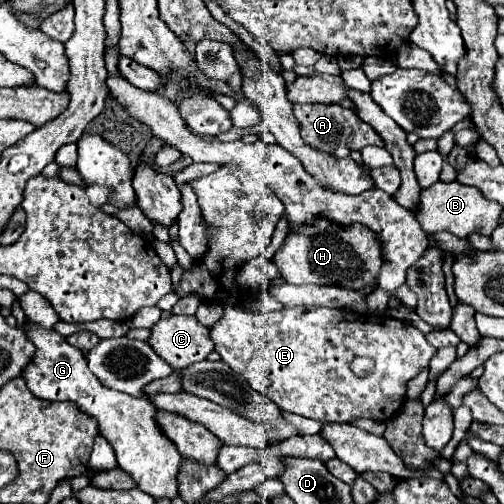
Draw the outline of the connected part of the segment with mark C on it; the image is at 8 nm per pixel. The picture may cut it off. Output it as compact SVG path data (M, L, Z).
M171 315L169 319L161 319L151 329L149 345L173 369L185 369L191 363L203 361L213 351L209 329L195 317L187 315Z

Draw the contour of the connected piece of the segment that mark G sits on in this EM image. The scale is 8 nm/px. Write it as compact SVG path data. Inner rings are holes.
M25 319L23 331L35 345L33 361L21 373L29 391L33 391L33 395L39 399L75 403L79 411L97 421L99 435L111 443L119 467L135 479L141 491L155 499L173 499L177 495L177 473L183 459L177 447L167 437L163 437L163 431L155 421L157 409L153 403L145 397L131 397L101 385L99 379L89 371L85 353L71 347L55 329L45 329Z

